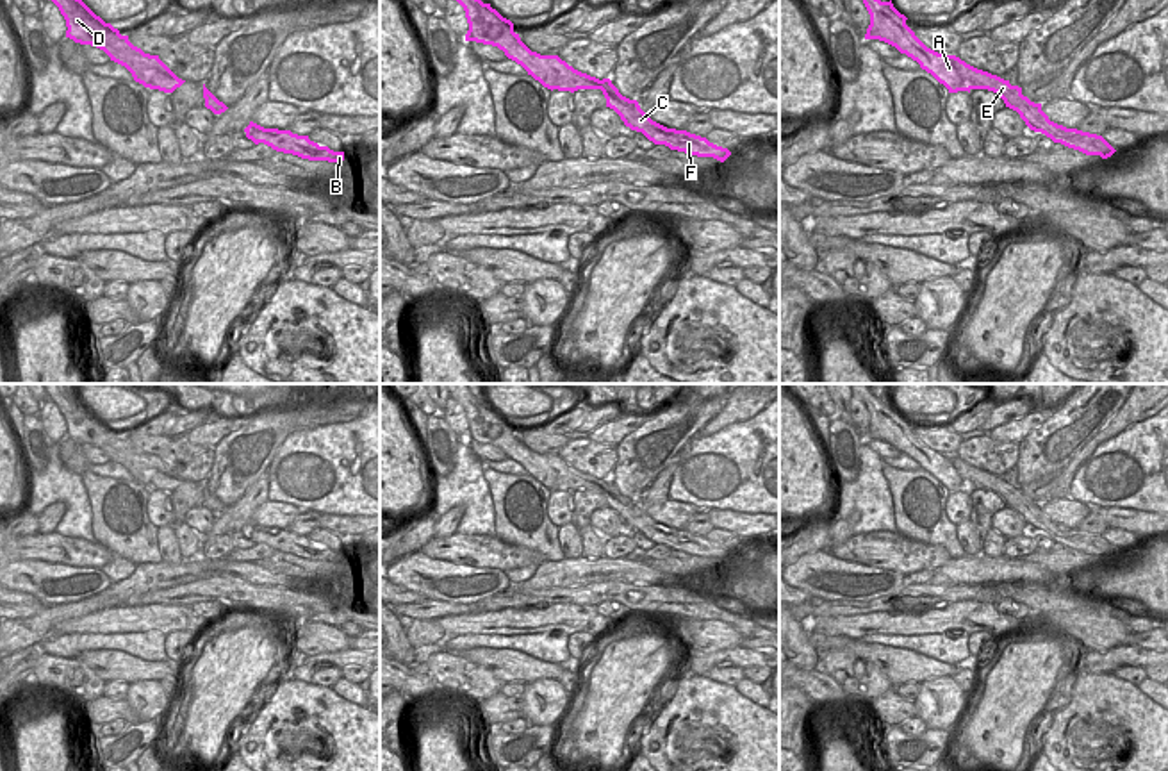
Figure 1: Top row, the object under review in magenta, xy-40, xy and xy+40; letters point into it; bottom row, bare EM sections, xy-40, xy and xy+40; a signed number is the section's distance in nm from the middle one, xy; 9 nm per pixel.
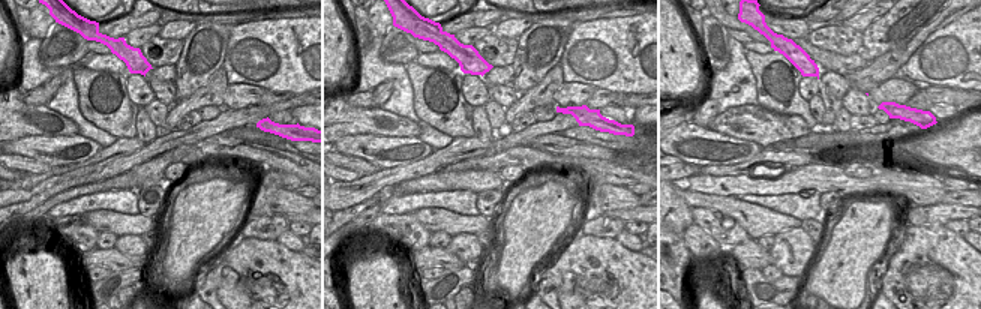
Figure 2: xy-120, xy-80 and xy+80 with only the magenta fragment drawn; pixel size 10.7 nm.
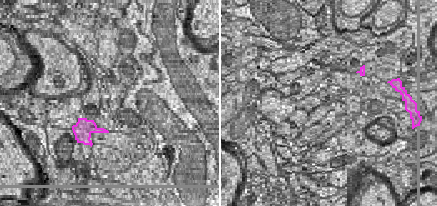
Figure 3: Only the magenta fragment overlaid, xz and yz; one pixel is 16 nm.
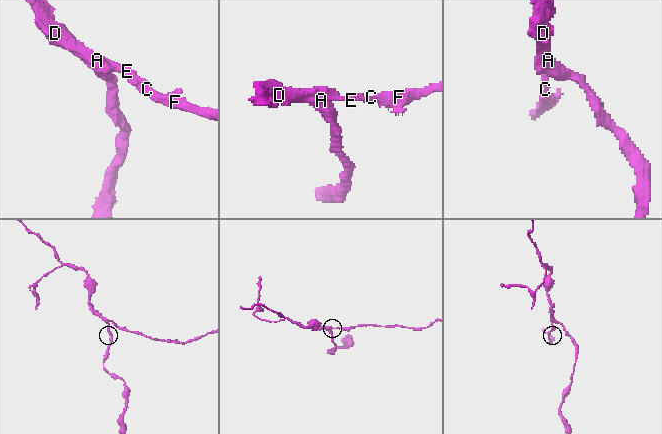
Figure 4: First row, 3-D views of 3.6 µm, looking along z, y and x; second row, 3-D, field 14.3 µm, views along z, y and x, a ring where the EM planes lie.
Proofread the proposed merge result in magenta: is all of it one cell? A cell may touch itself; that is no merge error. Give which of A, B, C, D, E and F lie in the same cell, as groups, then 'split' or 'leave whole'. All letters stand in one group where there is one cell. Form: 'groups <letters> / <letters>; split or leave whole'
groups A D / B C E F; split

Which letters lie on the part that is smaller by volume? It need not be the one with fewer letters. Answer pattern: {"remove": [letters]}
{"remove": ["B", "C", "E", "F"]}

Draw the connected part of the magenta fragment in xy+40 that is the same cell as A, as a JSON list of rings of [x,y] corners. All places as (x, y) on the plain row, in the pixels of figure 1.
[[[849,384],[852,396],[860,396],[870,414],[870,425],[865,439],[879,439],[895,446],[931,473],[949,493],[981,489],[981,477],[986,471],[977,469],[956,455],[943,455],[927,448],[915,432],[906,425],[906,416],[901,414],[892,400],[881,402],[867,384]]]

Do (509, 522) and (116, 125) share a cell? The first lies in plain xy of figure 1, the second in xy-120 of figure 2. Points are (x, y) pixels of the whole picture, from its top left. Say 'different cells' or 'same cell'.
same cell

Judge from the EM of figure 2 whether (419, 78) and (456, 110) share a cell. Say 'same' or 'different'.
same

